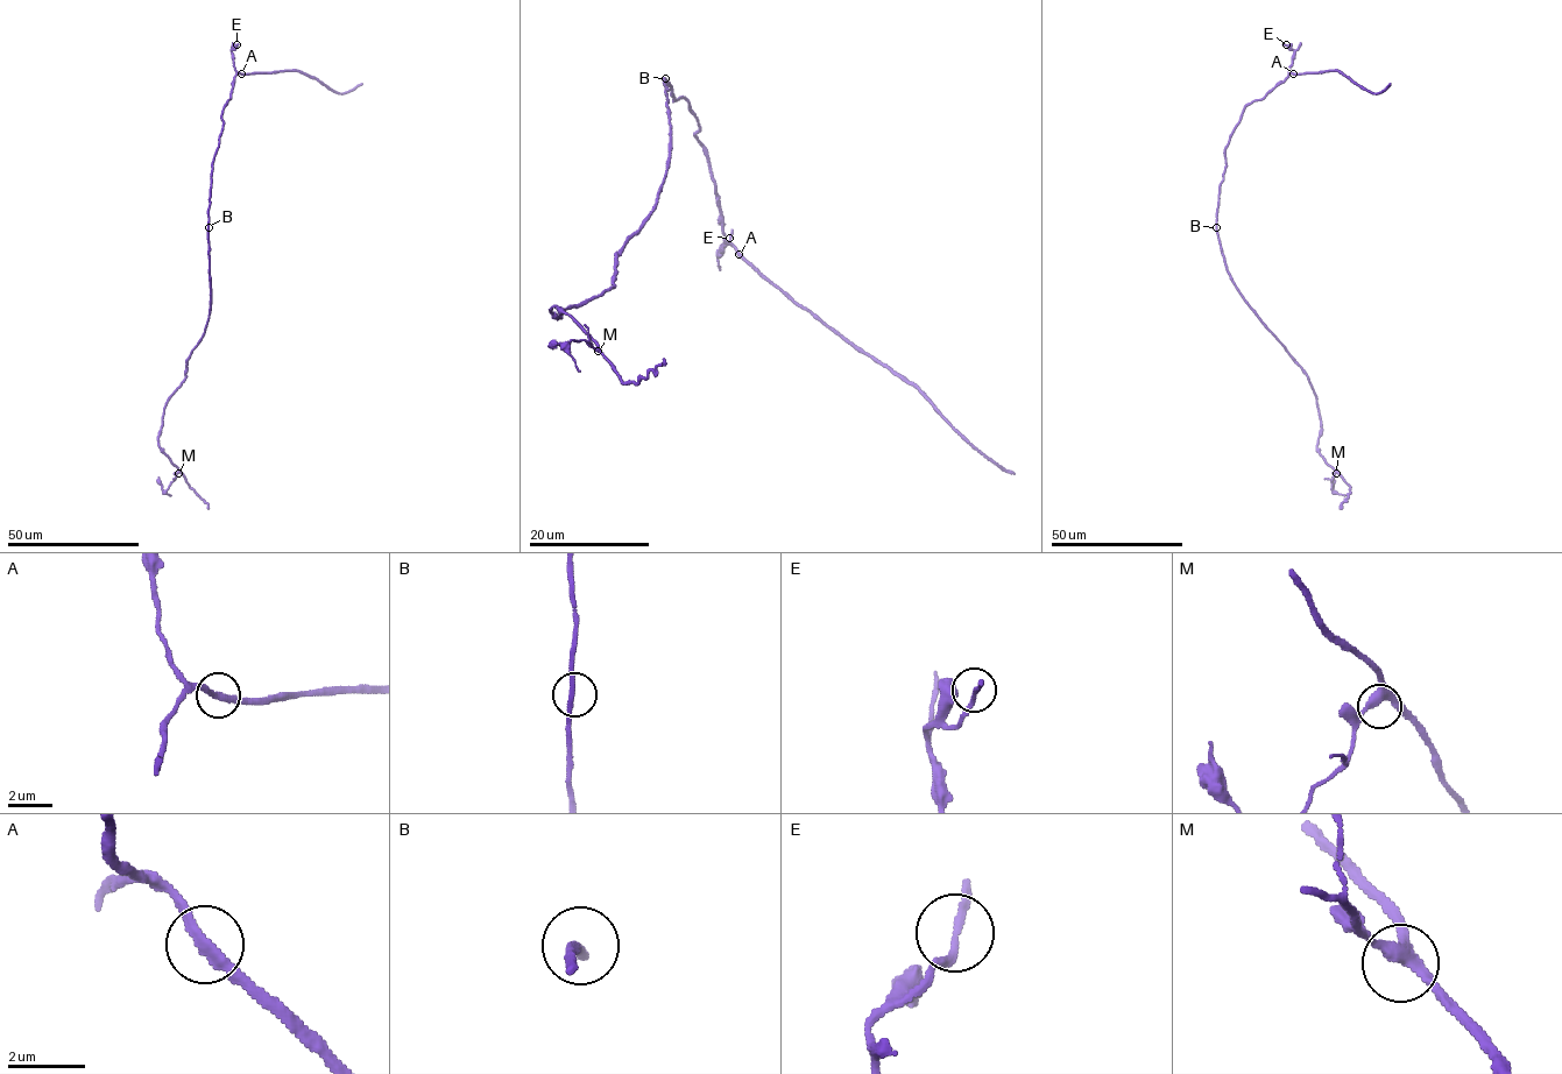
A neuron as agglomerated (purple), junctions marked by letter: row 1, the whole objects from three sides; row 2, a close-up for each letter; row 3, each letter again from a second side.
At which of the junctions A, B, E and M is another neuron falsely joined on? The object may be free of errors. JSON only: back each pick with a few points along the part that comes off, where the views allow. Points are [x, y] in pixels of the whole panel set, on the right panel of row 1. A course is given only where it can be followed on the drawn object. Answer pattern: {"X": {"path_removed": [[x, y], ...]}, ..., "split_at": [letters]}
{"split_at": []}

